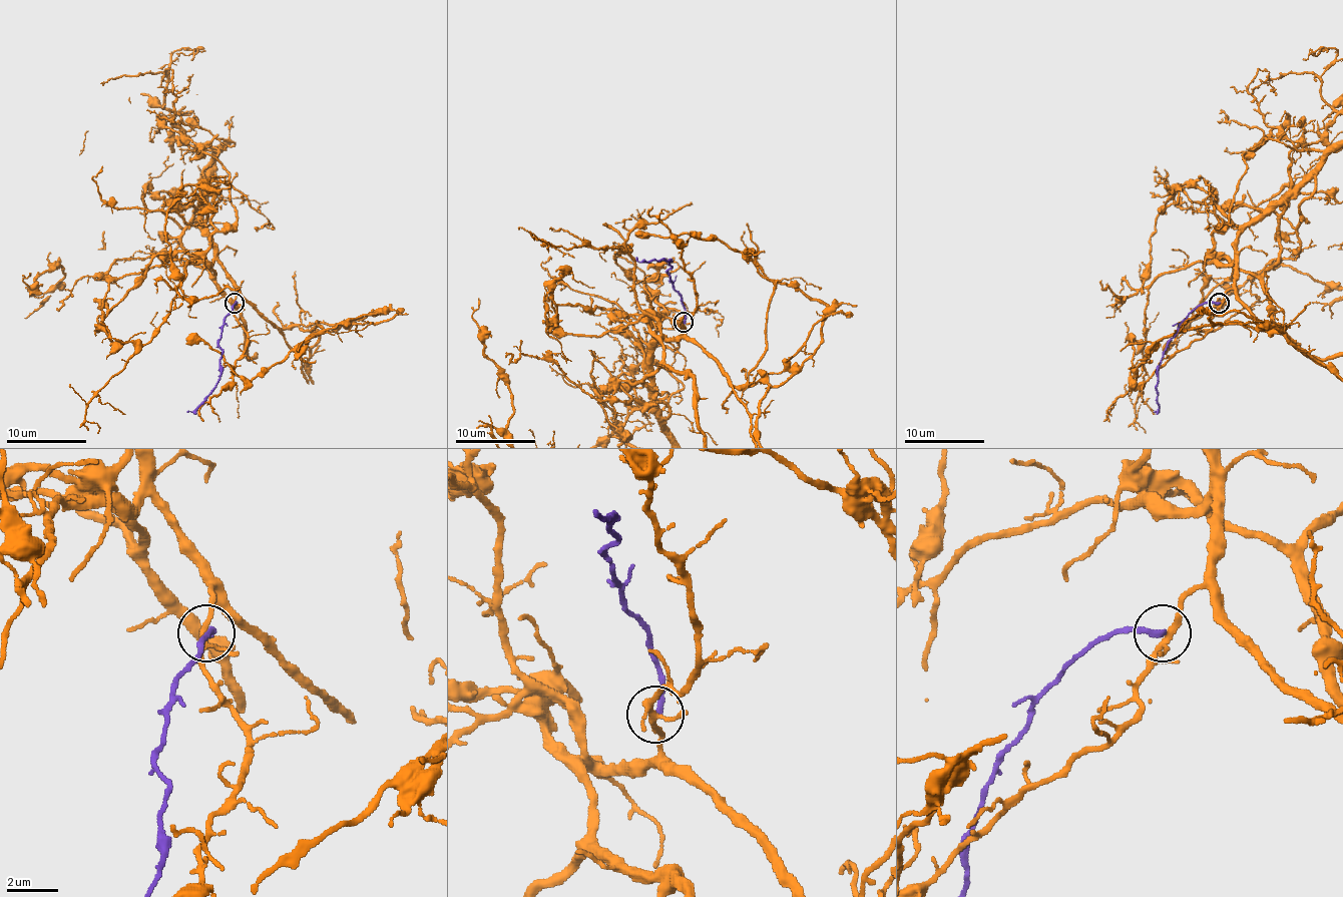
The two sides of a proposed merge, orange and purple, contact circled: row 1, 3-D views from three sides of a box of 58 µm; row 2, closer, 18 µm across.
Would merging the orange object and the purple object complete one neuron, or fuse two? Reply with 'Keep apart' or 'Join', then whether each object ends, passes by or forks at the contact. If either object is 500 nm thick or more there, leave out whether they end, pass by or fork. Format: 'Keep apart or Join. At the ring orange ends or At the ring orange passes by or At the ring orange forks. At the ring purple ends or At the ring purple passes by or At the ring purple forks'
Keep apart. At the ring orange forks. At the ring purple ends

